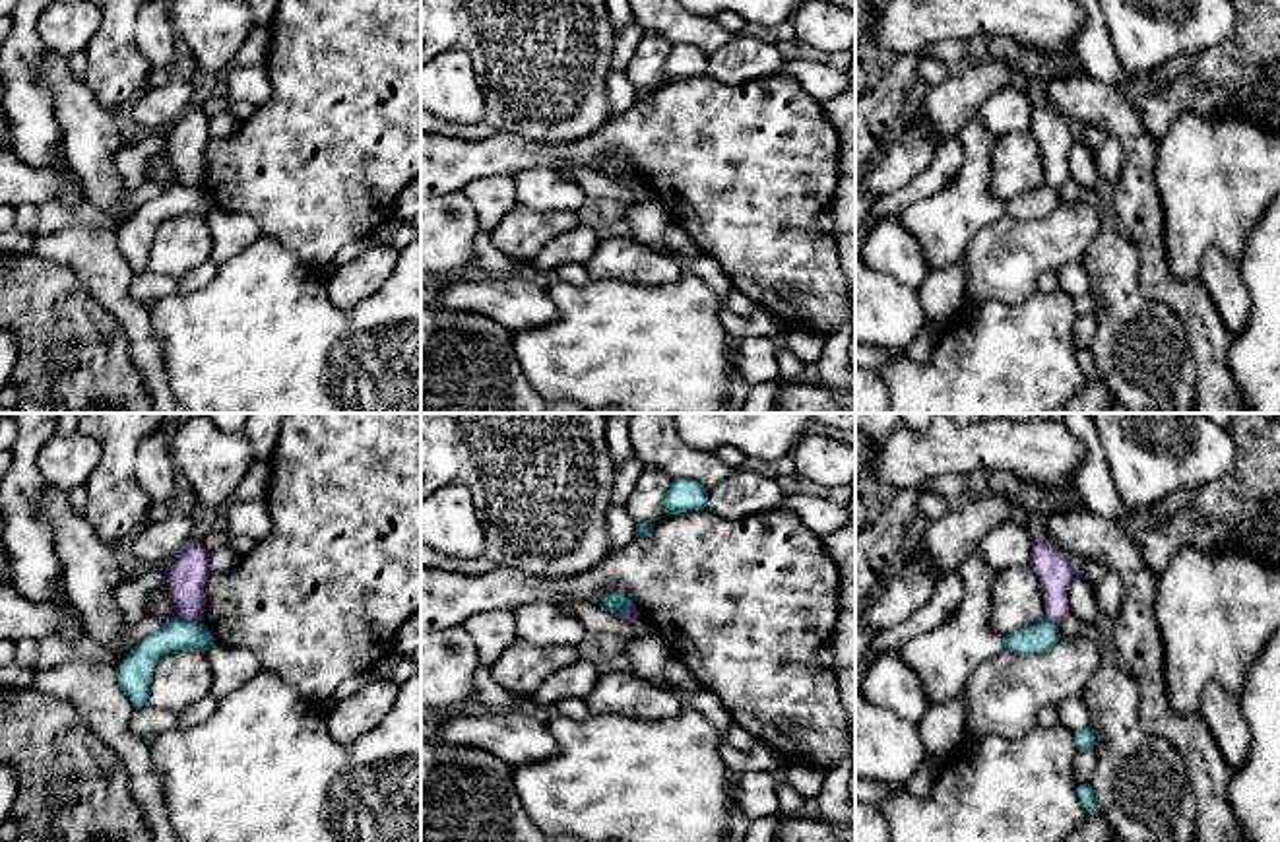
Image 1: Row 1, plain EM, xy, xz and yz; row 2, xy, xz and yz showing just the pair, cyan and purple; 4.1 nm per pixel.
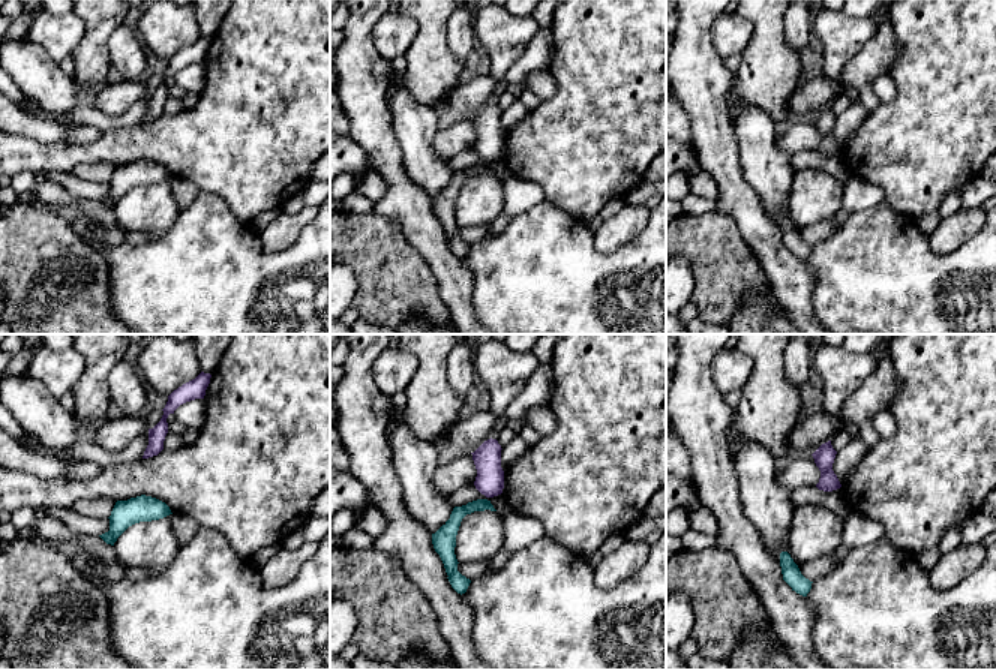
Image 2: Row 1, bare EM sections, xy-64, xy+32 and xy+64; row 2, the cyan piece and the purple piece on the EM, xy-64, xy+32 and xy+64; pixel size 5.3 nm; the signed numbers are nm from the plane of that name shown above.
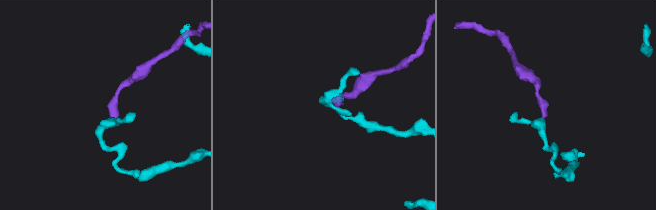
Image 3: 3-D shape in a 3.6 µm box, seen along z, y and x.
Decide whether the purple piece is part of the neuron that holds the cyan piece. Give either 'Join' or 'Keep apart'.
Keep apart

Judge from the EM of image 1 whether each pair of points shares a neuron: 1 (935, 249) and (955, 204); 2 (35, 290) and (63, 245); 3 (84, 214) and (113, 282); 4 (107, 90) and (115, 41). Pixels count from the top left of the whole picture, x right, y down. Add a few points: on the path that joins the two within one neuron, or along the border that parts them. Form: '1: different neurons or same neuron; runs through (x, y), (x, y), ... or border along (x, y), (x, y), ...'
1: same neuron; runs through (943, 237), (943, 226), (953, 216)
2: different neurons; border along (33, 251), (64, 264), (88, 290)
3: different neurons; border along (115, 233), (103, 227), (68, 224), (45, 237)
4: same neuron; runs through (115, 78), (115, 53)

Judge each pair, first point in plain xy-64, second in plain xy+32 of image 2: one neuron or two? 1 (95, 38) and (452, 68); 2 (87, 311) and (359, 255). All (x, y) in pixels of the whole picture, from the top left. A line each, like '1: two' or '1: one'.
1: one
2: one

